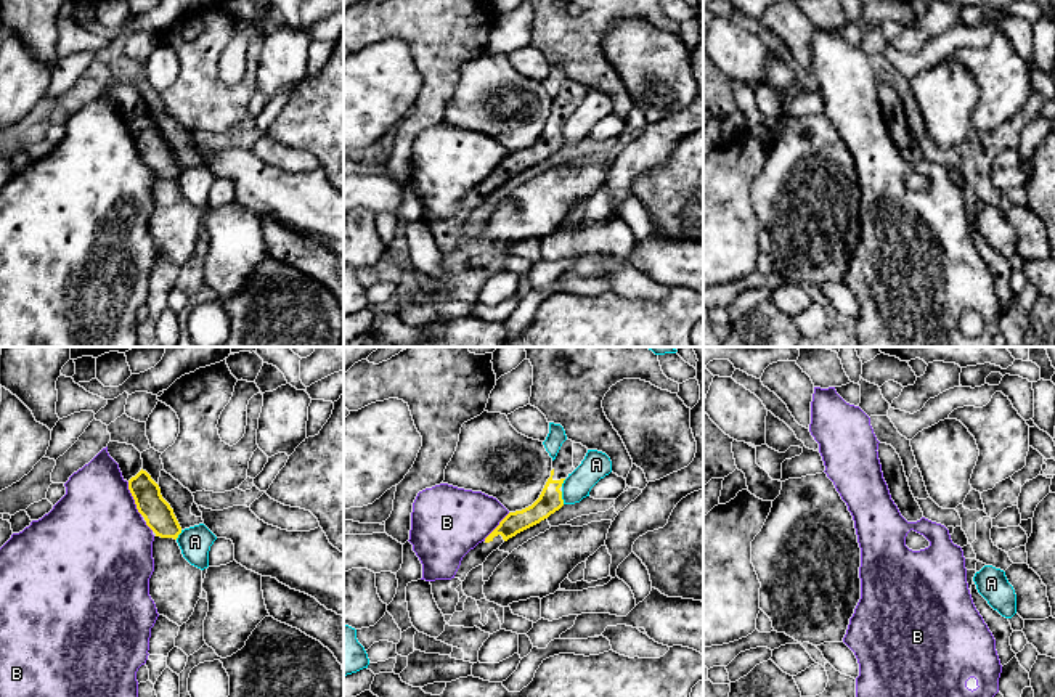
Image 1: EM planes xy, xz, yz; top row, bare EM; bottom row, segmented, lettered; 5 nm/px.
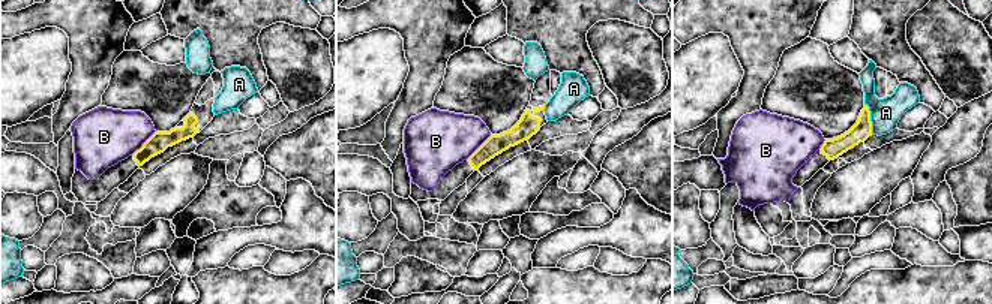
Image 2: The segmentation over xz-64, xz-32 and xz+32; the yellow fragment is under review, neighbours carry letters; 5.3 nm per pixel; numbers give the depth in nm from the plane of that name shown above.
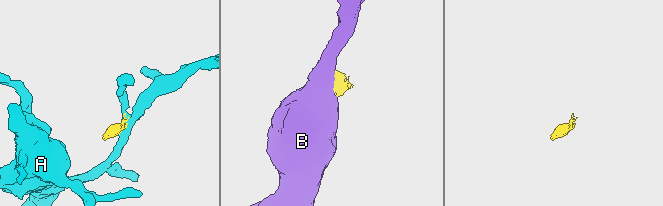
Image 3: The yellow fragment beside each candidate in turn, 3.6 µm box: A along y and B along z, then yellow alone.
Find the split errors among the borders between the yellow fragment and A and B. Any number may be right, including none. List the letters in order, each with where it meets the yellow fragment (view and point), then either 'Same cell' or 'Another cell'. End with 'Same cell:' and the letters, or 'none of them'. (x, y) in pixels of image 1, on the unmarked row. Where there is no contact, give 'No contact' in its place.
A: Touches yellow at xz (561, 138). Another cell
B: Touches yellow at xy (134, 138). Another cell
Same cell: none of them

